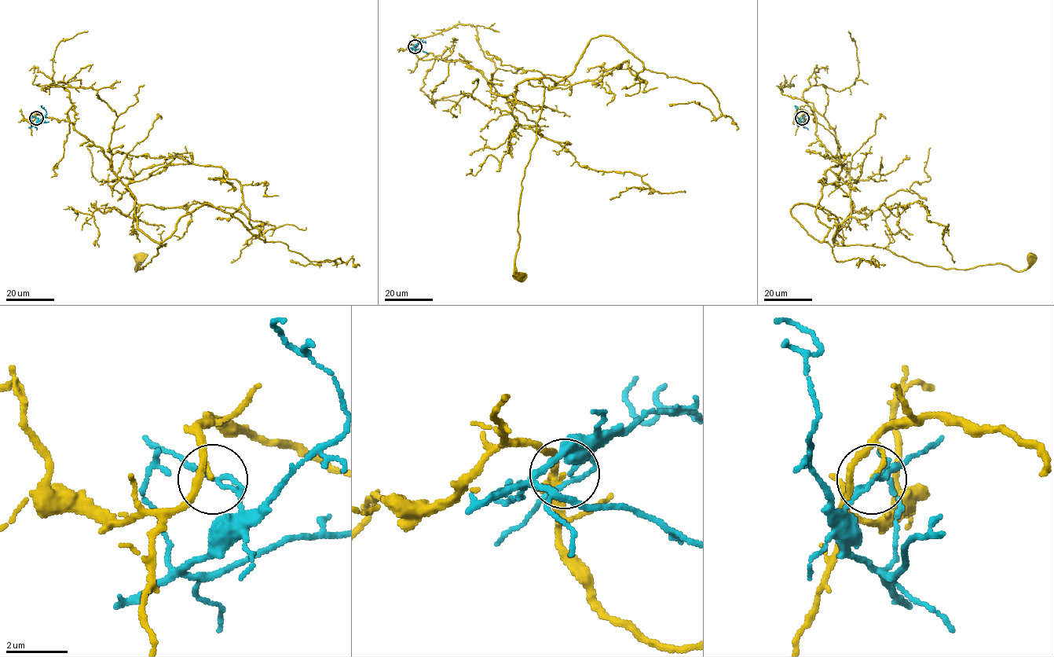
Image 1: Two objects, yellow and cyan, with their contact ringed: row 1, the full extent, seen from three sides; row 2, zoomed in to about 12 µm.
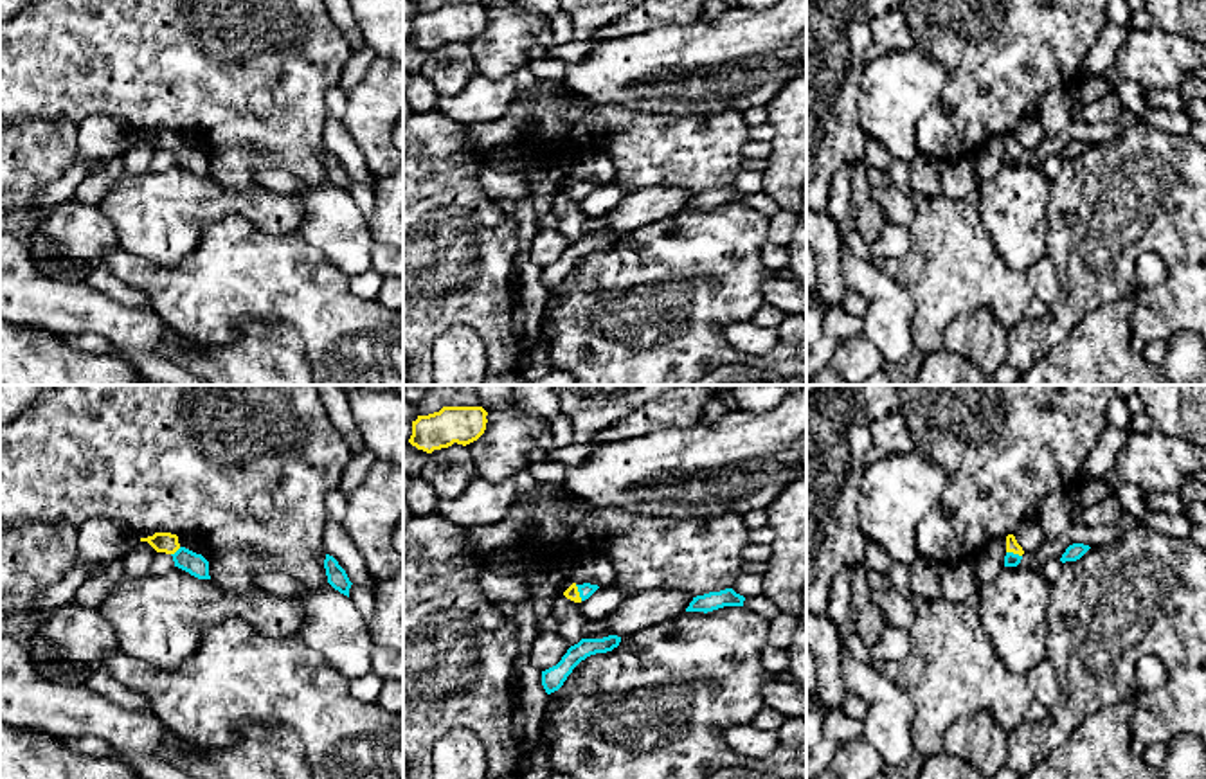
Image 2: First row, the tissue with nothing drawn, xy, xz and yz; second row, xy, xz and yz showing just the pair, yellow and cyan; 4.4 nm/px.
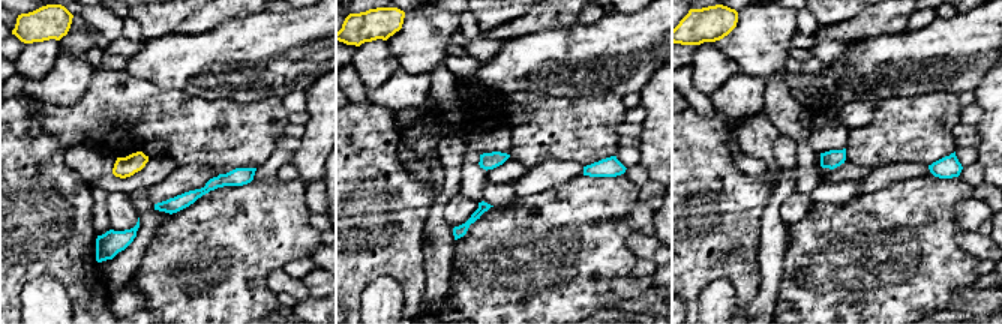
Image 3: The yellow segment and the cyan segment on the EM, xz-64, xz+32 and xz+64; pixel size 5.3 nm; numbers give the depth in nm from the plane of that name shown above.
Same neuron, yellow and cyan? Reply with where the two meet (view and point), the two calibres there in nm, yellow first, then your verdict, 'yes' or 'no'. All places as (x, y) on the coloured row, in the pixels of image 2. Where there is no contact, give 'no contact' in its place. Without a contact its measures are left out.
xz (578, 592) | 60/70 nm | no

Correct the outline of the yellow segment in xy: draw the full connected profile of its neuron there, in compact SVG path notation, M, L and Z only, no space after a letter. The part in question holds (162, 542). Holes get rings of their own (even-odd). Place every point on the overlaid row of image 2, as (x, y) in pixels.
M155 533L153 536L140 538L148 542L157 552L175 554L180 549L178 536L171 533Z

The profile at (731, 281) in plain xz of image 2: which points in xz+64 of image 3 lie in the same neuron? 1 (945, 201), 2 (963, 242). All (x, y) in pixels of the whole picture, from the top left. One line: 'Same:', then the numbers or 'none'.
Same: 1

